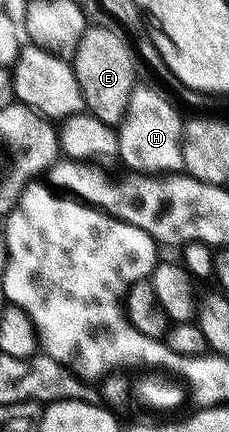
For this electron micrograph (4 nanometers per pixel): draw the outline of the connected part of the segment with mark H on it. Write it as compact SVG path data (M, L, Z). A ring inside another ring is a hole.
M137 84L129 96L129 108L125 108L123 121L117 127L118 161L124 162L127 165L126 169L136 174L162 176L183 170L183 123L185 118L184 115L179 115L178 108L166 98L168 95L158 85L155 86Z

